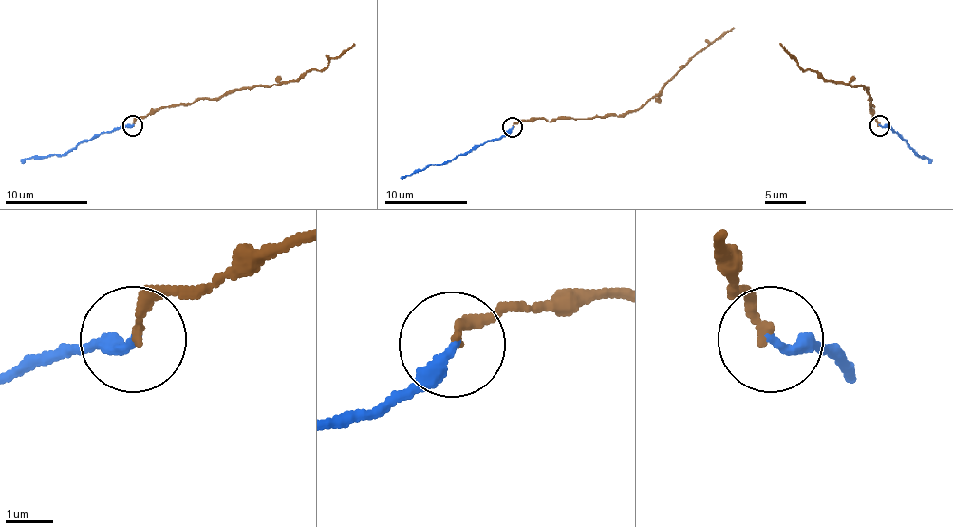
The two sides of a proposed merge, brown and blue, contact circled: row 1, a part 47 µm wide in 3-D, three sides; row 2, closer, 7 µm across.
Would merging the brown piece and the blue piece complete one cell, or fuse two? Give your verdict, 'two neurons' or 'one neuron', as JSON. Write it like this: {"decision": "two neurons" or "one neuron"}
{"decision": "one neuron"}

